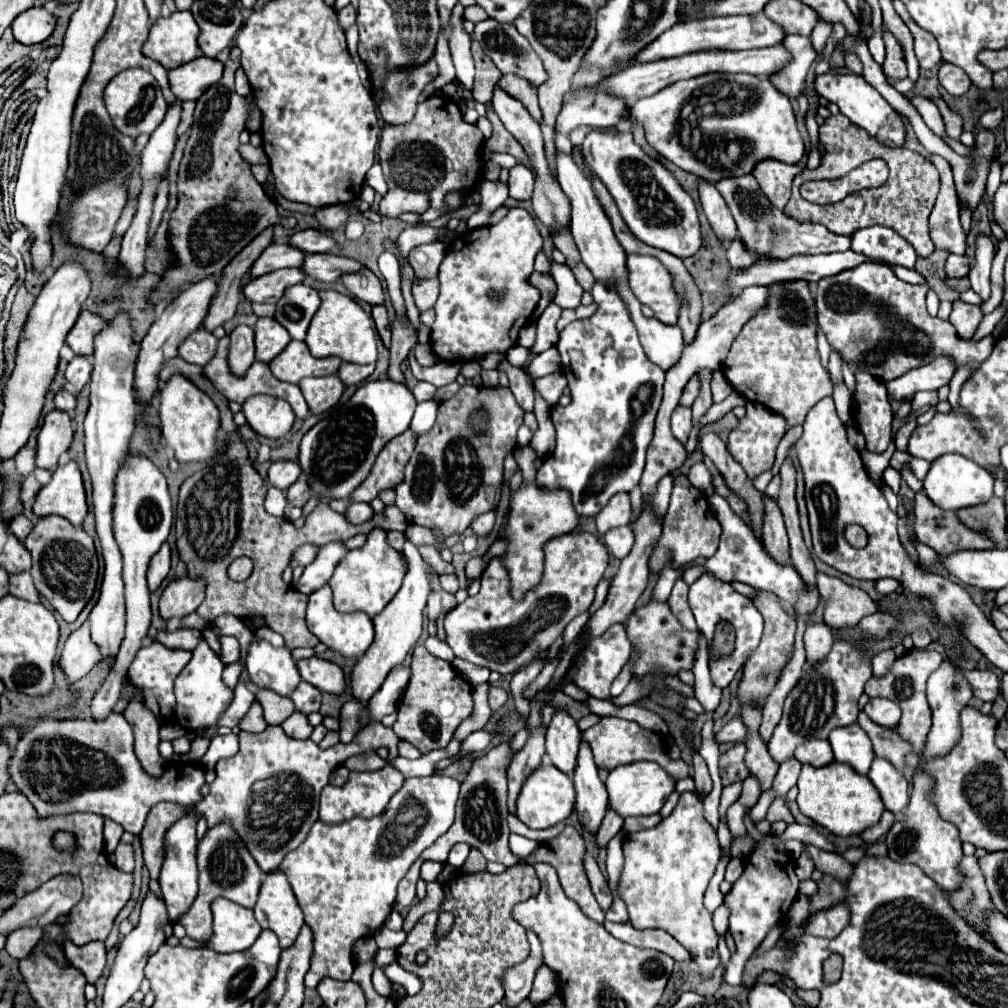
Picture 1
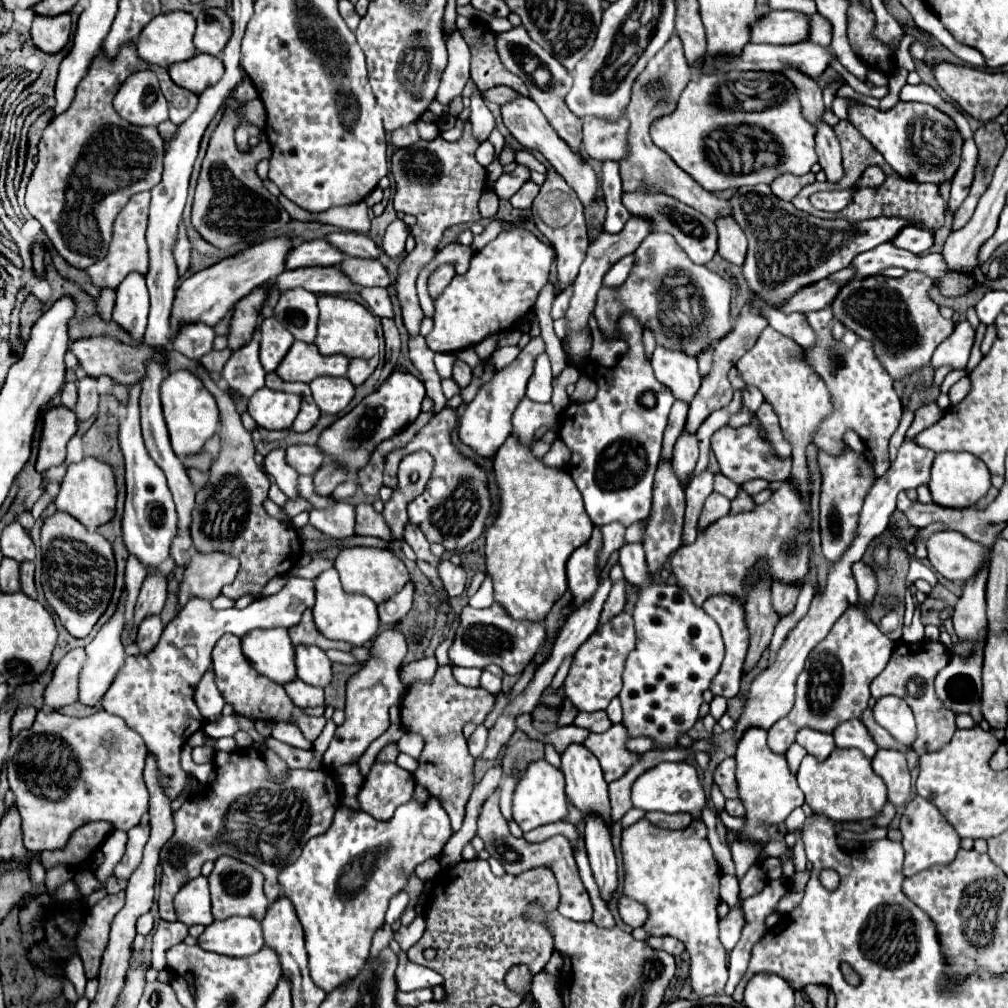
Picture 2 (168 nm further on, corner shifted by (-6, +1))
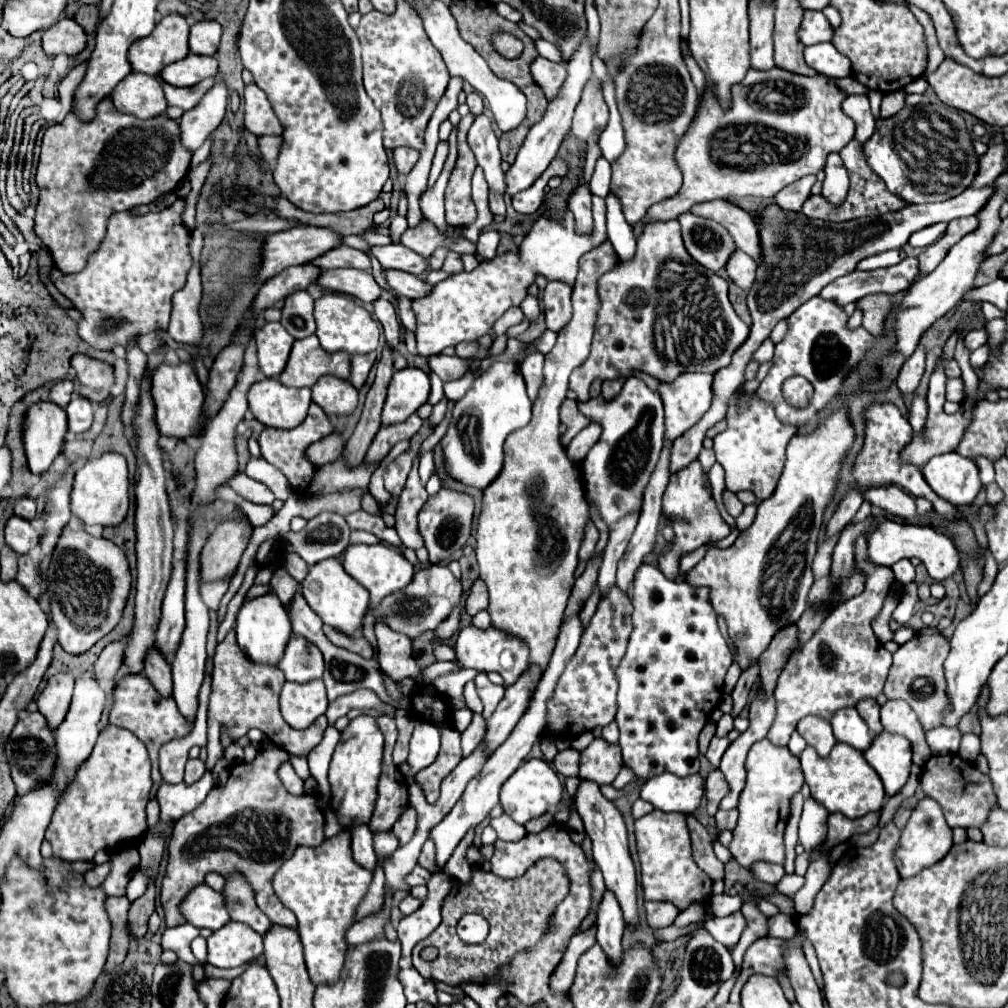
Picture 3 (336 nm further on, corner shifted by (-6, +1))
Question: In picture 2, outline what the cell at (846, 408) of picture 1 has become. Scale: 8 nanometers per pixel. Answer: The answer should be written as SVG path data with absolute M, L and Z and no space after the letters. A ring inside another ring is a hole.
M752 295L751 299L753 306L765 315L772 328L785 334L785 336L789 336L789 338L793 338L793 340L797 340L805 348L815 346L817 334L811 328L811 324L807 322L805 314L797 312L785 314L768 306L758 295Z

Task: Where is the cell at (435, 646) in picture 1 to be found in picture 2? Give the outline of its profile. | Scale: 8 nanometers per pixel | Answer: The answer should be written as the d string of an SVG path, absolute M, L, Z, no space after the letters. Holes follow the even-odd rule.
M453 666L453 676L459 684L465 686L479 686L479 676L481 670L478 668L461 668L461 666Z

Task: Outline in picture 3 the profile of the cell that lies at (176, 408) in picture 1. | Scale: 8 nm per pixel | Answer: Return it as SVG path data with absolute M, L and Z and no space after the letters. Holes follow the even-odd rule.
M159 364L153 374L153 400L157 408L157 428L161 436L173 436L173 438L189 438L195 434L195 430L201 424L203 418L203 386L197 380L197 374L191 364Z

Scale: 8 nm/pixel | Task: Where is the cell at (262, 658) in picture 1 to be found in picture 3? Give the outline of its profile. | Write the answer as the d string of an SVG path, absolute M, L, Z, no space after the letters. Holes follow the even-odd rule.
M265 594L259 598L251 598L247 602L243 602L239 614L237 614L237 622L235 622L235 632L237 632L237 642L239 648L255 662L263 662L263 664L279 664L283 650L287 646L287 640L291 636L291 620L287 616L285 606L281 604L281 600L277 598L277 594Z

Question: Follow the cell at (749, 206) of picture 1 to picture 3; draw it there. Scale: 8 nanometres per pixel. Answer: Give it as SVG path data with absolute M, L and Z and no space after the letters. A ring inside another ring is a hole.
M995 184L983 186L983 188L967 188L957 198L951 198L945 202L905 206L899 212L887 212L875 218L857 218L851 222L811 220L801 212L785 212L779 206L769 206L767 210L763 210L761 222L759 222L759 236L763 244L765 262L763 266L757 268L757 280L747 294L747 306L753 318L751 334L747 342L735 352L731 364L727 368L721 368L715 374L715 382L713 382L715 398L713 398L711 410L691 430L687 430L681 438L675 440L671 448L669 472L675 474L681 468L685 468L689 462L697 460L703 448L705 432L725 418L729 396L745 382L743 374L751 360L751 354L755 354L755 350L769 338L771 330L779 320L787 318L787 314L791 314L791 310L797 310L803 302L807 302L807 298L817 296L835 278L851 274L857 268L859 260L871 254L901 248L907 244L913 232L923 230L925 226L931 226L935 222L951 222L955 218L977 214L985 206L985 202L989 202L993 190L995 190Z

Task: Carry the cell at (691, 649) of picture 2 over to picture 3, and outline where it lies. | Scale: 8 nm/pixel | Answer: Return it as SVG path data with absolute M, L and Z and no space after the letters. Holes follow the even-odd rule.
M641 564L633 582L633 632L629 636L627 654L623 656L617 678L617 714L615 722L621 732L621 756L637 778L647 782L653 776L671 772L689 776L699 772L697 738L707 724L711 712L723 698L723 680L733 664L733 654L719 632L717 614L711 606L705 586L687 586L685 580L669 582L655 566Z

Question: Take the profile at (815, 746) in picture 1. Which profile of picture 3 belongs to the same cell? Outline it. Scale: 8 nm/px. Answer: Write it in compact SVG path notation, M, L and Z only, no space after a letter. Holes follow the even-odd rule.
M805 716L797 724L797 730L805 738L805 742L817 750L819 756L827 756L831 752L831 748L835 746L835 742L837 742L835 736L833 736L831 724L827 720L823 720L823 718Z

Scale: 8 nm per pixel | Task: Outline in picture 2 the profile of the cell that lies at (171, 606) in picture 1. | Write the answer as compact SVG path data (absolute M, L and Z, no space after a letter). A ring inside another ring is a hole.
M197 554L185 568L179 582L179 604L185 606L191 598L213 600L221 588L233 582L239 570L239 560L227 554Z

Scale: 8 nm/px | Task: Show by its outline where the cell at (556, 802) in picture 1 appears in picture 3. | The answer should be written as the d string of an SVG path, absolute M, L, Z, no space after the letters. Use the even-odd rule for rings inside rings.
M531 758L527 762L523 762L511 774L511 778L503 784L499 798L501 798L503 812L509 814L517 824L525 824L531 818L537 818L537 816L545 814L549 808L557 806L561 800L561 794L563 794L563 784L559 780L559 774L545 760Z

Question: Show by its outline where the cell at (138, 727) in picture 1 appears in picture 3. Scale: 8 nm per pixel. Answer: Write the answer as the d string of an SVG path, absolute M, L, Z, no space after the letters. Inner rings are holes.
M151 886L145 896L137 898L129 908L129 934L145 936L147 920L155 912L155 886Z

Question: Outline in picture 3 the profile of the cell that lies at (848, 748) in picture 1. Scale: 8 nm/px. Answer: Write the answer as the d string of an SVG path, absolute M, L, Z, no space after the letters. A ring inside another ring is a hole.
M855 708L837 710L831 718L831 726L833 726L833 734L835 734L837 742L849 744L861 752L865 752L871 746L873 734L869 732L867 724L863 722L863 718L859 716L859 712Z

